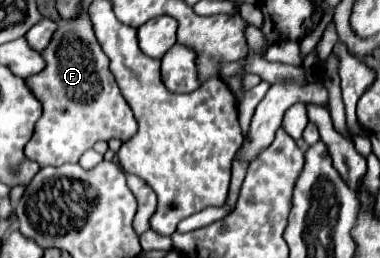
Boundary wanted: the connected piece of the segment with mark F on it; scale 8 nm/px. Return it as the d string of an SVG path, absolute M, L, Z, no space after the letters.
M83 16L83 20L71 20L71 24L61 22L51 44L47 46L47 52L41 52L47 60L47 68L41 72L41 76L31 76L27 82L31 90L39 96L43 104L43 116L39 118L39 124L35 126L35 134L29 140L29 144L24 148L27 160L37 162L41 168L43 166L61 166L67 162L77 162L81 154L89 148L93 148L95 142L99 140L111 140L119 138L121 142L129 140L137 132L137 122L135 116L129 108L129 104L123 100L115 78L109 72L107 56L99 48L99 42L95 40L91 20Z

